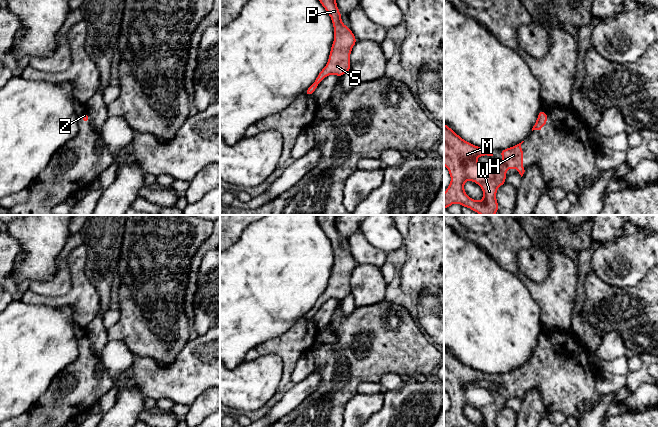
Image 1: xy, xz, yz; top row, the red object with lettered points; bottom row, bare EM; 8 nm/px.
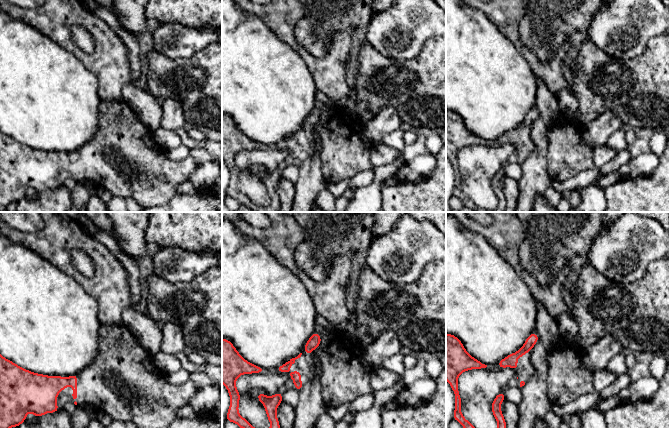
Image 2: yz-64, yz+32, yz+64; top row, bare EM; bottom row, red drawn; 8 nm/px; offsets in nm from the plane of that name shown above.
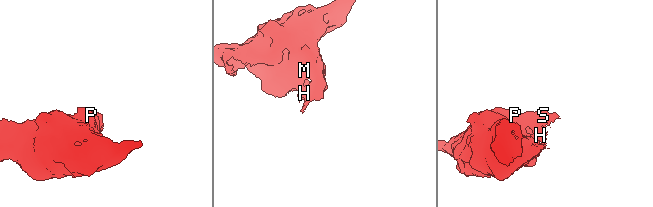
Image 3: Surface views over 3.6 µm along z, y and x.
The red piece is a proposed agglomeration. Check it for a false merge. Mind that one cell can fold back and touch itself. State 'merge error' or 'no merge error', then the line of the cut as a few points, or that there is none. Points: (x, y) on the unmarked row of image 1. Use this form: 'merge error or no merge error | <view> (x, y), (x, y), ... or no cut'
no merge error | no cut

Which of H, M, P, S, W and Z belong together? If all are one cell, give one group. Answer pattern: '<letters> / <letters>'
H M P S W Z

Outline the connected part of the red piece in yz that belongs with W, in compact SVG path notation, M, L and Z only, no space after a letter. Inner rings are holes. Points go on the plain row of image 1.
M444 347L444 389L447 391L451 406L444 417L444 427L497 427L496 415L506 406L506 395L515 391L523 400L523 374L521 367L501 374L505 383L496 390L486 390L475 385L480 380L493 380L493 376L463 364ZM471 404L480 409L483 423L471 423L464 415L464 407Z

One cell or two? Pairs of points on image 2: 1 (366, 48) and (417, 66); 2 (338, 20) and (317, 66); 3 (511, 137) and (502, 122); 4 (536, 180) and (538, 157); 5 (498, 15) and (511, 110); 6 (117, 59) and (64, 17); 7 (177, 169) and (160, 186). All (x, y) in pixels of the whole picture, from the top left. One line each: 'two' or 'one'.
1: one
2: two
3: two
4: one
5: two
6: one
7: one

